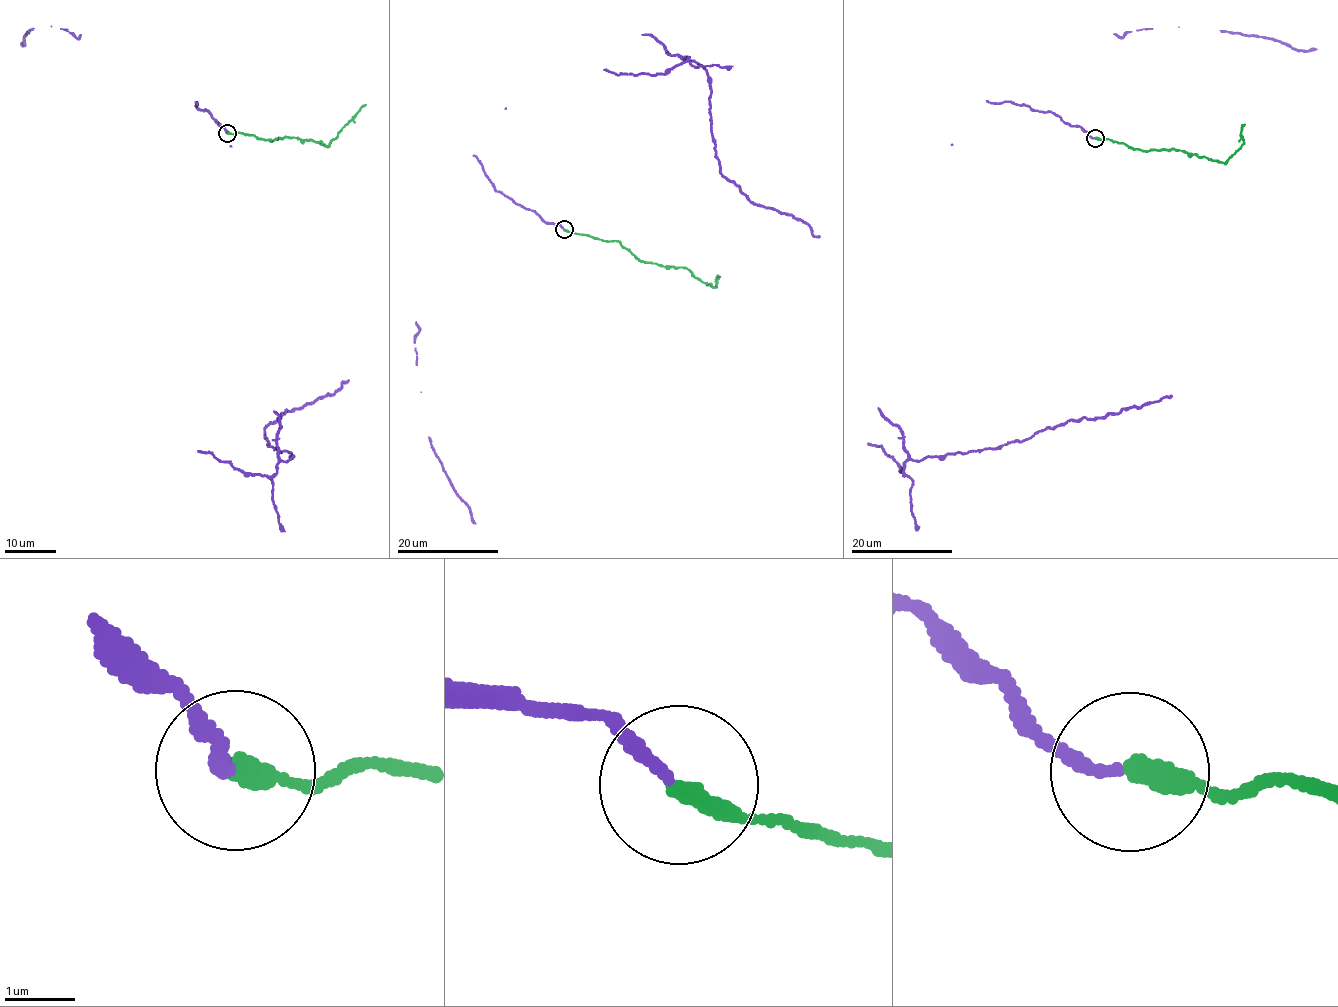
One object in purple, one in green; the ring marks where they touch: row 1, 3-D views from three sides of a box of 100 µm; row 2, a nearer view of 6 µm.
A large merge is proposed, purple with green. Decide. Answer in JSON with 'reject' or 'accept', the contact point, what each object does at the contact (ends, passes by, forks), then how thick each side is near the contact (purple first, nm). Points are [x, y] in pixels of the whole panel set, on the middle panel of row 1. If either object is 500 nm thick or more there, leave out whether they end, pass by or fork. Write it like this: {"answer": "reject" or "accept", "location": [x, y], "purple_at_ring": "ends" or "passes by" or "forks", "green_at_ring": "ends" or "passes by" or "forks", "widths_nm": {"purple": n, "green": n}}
{"answer": "accept", "location": [564, 229], "purple_at_ring": "ends", "green_at_ring": "ends", "widths_nm": {"purple": 170, "green": 320}}

